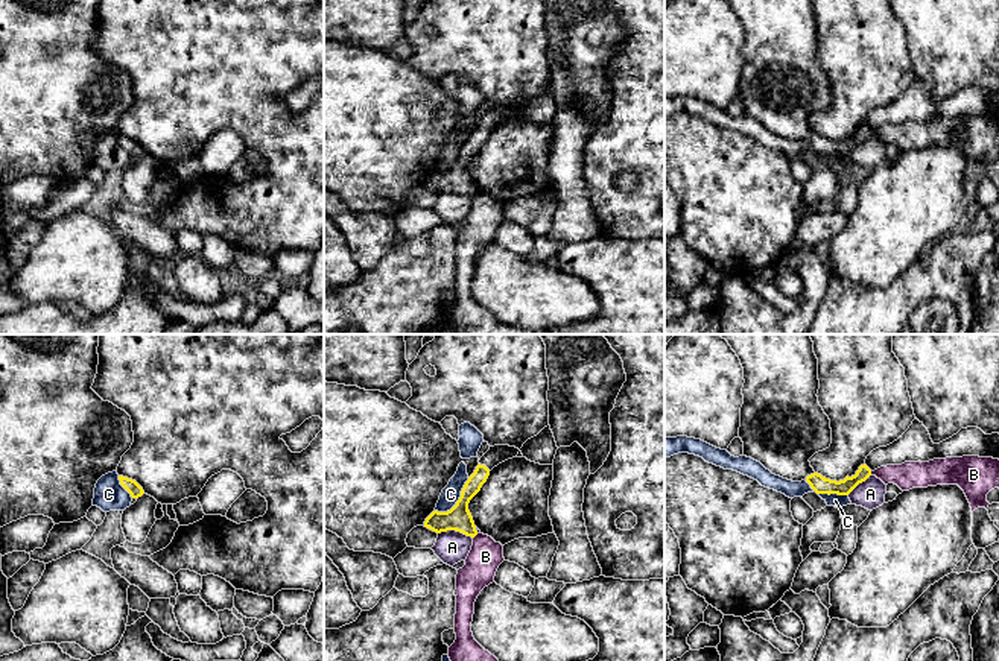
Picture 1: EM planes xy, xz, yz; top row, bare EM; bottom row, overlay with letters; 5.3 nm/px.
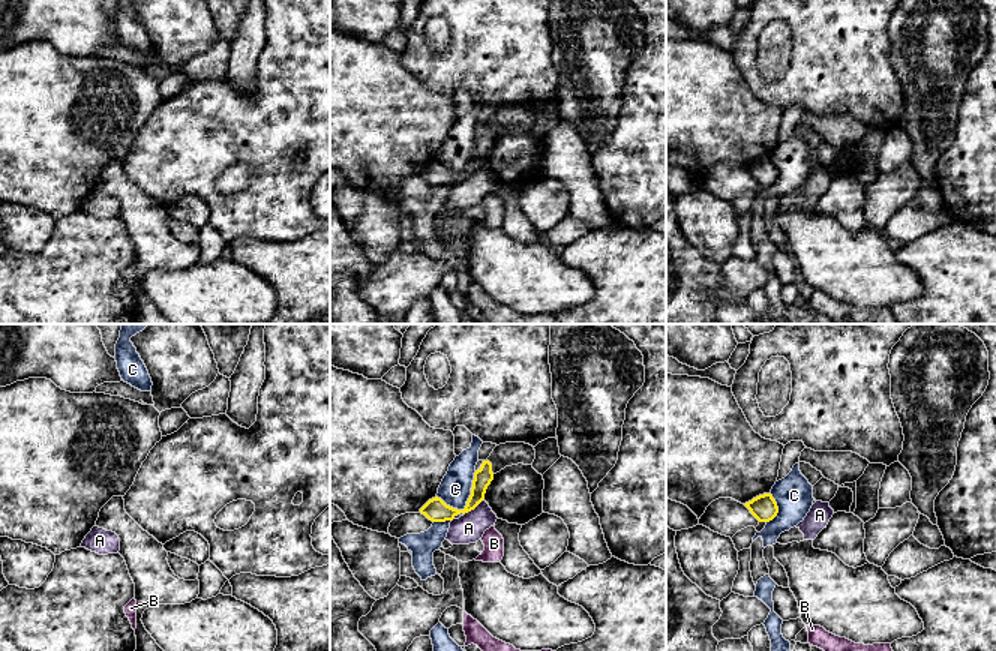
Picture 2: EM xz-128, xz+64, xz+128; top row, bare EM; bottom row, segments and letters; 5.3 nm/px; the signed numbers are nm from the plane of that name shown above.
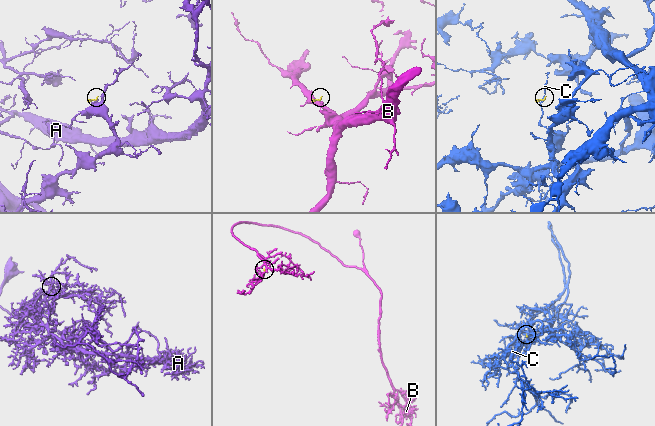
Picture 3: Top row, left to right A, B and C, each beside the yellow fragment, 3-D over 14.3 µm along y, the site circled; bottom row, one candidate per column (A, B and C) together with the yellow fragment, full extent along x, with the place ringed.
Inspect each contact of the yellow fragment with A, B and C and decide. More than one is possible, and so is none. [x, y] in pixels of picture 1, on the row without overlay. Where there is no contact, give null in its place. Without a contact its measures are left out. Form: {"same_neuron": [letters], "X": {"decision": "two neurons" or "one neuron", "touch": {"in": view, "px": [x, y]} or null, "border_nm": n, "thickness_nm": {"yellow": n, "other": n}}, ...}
{"same_neuron": [], "A": {"decision": "two neurons", "touch": {"in": "xz", "px": [455, 189]}, "border_nm": 190, "thickness_nm": {"yellow": 130, "other": 170}}, "B": {"decision": "two neurons", "touch": {"in": "xz", "px": [475, 195]}, "border_nm": 40, "thickness_nm": {"yellow": 130, "other": 170}}, "C": {"decision": "two neurons", "touch": {"in": "xz", "px": [458, 160]}, "border_nm": 260, "thickness_nm": {"yellow": 130, "other": 100}}}

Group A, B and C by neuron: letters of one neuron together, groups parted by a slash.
A / B / C

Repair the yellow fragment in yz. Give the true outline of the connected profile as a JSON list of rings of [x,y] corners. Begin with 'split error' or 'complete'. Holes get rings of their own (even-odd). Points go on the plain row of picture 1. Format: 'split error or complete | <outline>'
complete | [[[864,123],[859,126],[855,135],[845,137],[844,140],[830,140],[818,132],[806,137],[806,141],[817,153],[838,153],[848,155],[859,143],[865,141],[871,135],[871,129]]]

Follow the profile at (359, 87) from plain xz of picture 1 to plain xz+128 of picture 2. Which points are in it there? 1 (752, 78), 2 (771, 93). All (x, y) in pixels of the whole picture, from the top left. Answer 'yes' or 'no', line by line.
1: no
2: no

